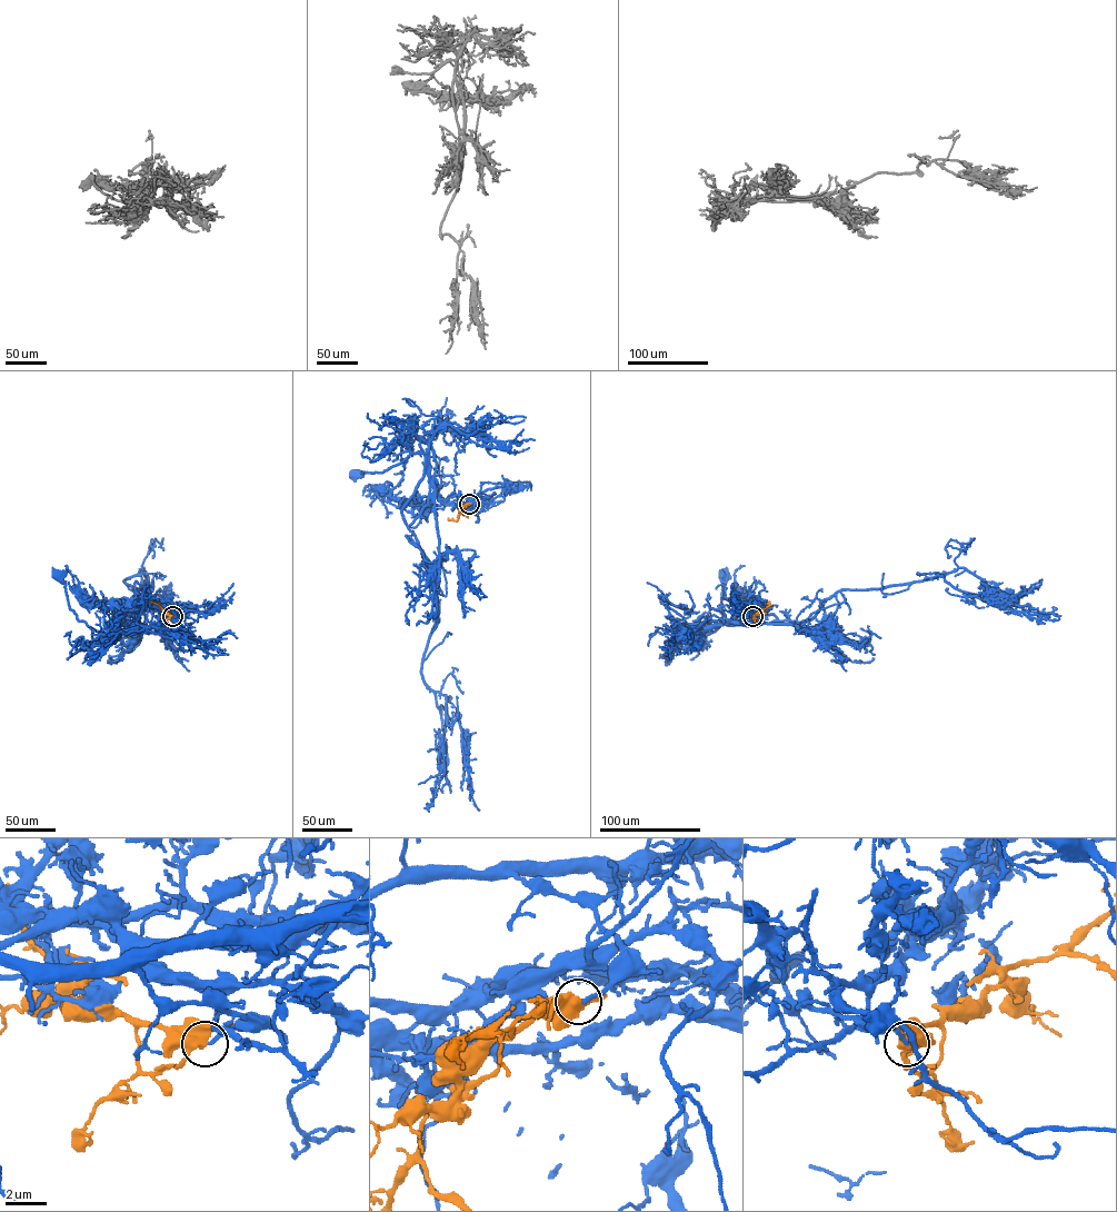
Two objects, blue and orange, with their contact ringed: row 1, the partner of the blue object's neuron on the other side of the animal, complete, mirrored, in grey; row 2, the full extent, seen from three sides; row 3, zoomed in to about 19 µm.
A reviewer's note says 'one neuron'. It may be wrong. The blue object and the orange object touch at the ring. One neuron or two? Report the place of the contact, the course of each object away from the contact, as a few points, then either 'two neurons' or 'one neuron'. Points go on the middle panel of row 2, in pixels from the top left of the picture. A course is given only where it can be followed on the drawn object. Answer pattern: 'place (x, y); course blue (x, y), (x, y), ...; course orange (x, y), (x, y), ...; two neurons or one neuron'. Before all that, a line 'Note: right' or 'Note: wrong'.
Note: wrong
place (469, 504); course blue (469, 503), (454, 505), (438, 497), (425, 453), (410, 454), (382, 472), (352, 476); course orange (469, 504), (456, 520), (448, 518); two neurons

